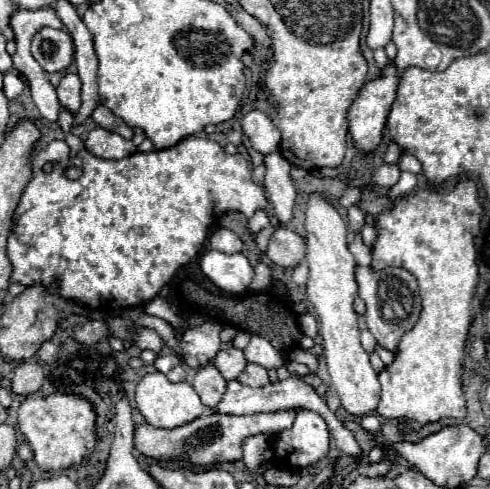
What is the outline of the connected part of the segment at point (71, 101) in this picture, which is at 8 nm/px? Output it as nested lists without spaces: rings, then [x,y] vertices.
[[[67,73],[57,87],[57,95],[59,95],[59,103],[65,111],[77,113],[81,107],[81,79],[79,79],[79,75]]]

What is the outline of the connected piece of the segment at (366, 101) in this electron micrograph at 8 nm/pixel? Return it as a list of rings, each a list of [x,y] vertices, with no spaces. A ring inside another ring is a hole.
[[[389,61],[389,63],[379,71],[379,75],[377,75],[375,79],[367,81],[367,83],[359,89],[359,93],[357,93],[355,101],[353,101],[353,105],[351,105],[349,111],[347,111],[347,123],[349,123],[351,139],[353,139],[355,147],[357,147],[361,153],[365,153],[365,155],[371,153],[371,151],[375,151],[375,149],[379,147],[379,143],[381,143],[383,129],[385,129],[385,123],[387,123],[387,115],[389,115],[391,105],[393,105],[393,101],[395,101],[395,97],[397,97],[397,85],[399,85],[399,71],[397,71],[397,67],[393,65],[393,61]]]

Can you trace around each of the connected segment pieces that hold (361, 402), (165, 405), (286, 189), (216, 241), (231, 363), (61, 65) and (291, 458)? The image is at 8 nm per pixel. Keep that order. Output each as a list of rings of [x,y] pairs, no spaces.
[[[311,193],[305,209],[305,263],[309,265],[307,297],[315,307],[319,321],[319,333],[323,337],[323,351],[331,383],[337,389],[341,405],[351,415],[375,413],[379,403],[379,381],[377,373],[369,363],[369,353],[359,341],[357,313],[353,301],[357,297],[355,269],[357,261],[347,247],[347,225],[321,193]]]
[[[155,371],[155,373],[147,373],[137,389],[135,389],[135,401],[137,401],[137,409],[139,413],[145,417],[147,423],[155,425],[155,427],[163,427],[163,429],[171,429],[171,427],[179,427],[183,423],[191,423],[193,419],[201,417],[207,407],[201,403],[199,395],[195,393],[195,389],[189,383],[171,383],[163,373]]]
[[[271,153],[265,157],[267,173],[265,173],[265,189],[269,193],[275,217],[281,225],[287,225],[293,217],[293,205],[295,205],[295,187],[291,181],[291,163],[283,159],[279,153]]]
[[[219,227],[209,237],[209,249],[215,249],[215,251],[221,251],[221,253],[233,255],[233,253],[239,253],[243,249],[243,243],[241,243],[241,239],[233,231]]]
[[[227,347],[227,349],[219,351],[219,355],[215,357],[213,365],[219,369],[219,373],[221,373],[227,381],[231,381],[231,379],[237,379],[237,377],[243,373],[243,369],[245,369],[245,365],[247,365],[247,359],[245,359],[245,355],[243,355],[241,349]]]
[[[43,27],[33,37],[31,53],[47,73],[59,73],[71,65],[75,57],[75,45],[67,31]]]
[[[299,409],[291,429],[275,437],[275,455],[289,469],[305,469],[327,457],[329,429],[321,415]]]

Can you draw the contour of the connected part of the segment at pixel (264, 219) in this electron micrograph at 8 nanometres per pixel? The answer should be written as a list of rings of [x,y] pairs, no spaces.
[[[263,209],[255,211],[255,215],[249,219],[249,229],[253,231],[253,235],[257,235],[267,225],[269,225],[269,217],[267,217],[267,211],[263,211]]]

